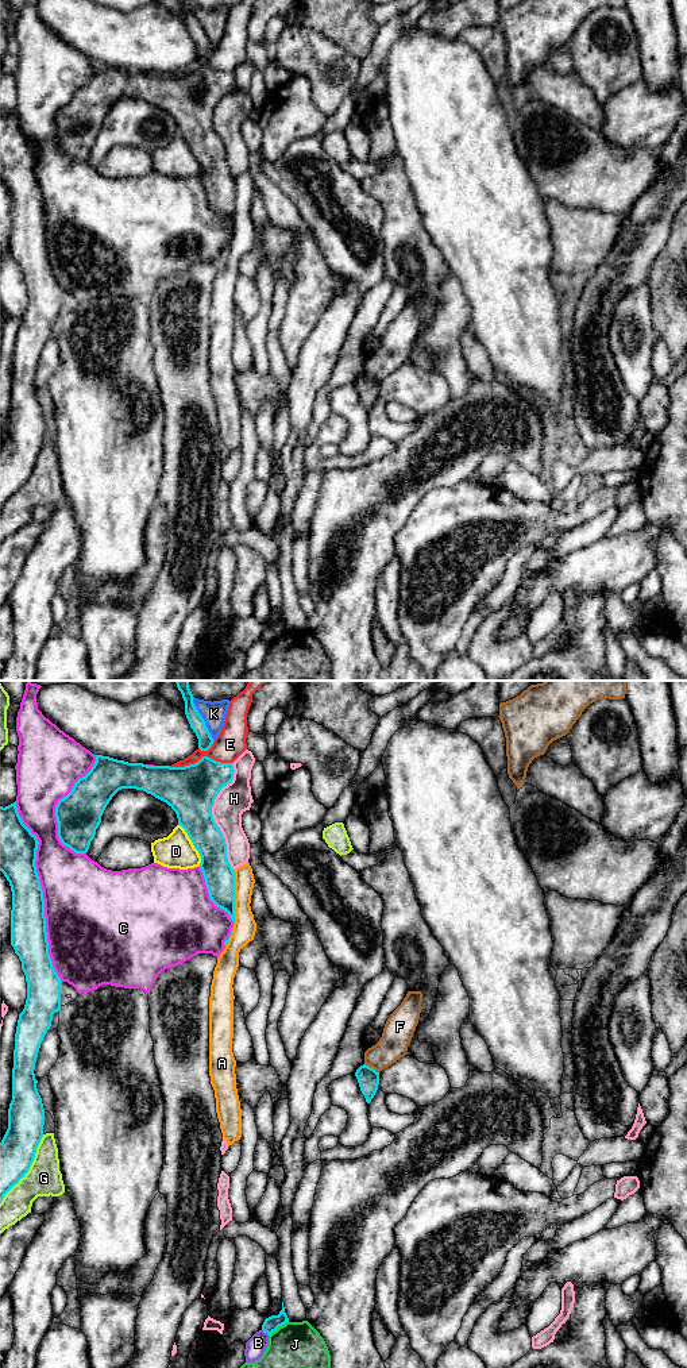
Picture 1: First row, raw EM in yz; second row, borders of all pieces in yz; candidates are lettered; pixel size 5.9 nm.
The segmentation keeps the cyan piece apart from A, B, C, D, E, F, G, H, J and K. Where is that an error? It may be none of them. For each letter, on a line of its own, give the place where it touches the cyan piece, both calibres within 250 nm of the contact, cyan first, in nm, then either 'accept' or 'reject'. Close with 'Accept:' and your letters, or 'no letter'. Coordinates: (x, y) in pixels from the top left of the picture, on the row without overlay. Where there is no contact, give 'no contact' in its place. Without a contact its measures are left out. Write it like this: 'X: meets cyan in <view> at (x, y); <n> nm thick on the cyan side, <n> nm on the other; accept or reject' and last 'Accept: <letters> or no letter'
A: meets cyan in yz at (234, 205); 180 nm thick on the cyan side, 140 nm on the other; reject
B: meets cyan in yz at (266, 640); 90 nm thick on the cyan side, 120 nm on the other; reject
C: meets cyan in yz at (42, 200); 220 nm thick on the cyan side, 460 nm on the other; reject
D: meets cyan in yz at (193, 153); 240 nm thick on the cyan side, 200 nm on the other; reject
E: meets cyan in yz at (201, 66); 300 nm thick on the cyan side, 180 nm on the other; reject
F: meets cyan in yz at (370, 376); 130 nm thick on the cyan side, 180 nm on the other; reject
G: meets cyan in yz at (29, 477); 220 nm thick on the cyan side, 200 nm on the other; reject
H: meets cyan in yz at (212, 124); 300 nm thick on the cyan side, 190 nm on the other; reject
J: meets cyan in yz at (278, 635); 90 nm thick on the cyan side, 300 nm on the other; reject
K: meets cyan in yz at (203, 27); 90 nm thick on the cyan side, 140 nm on the other; reject
Accept: no letter

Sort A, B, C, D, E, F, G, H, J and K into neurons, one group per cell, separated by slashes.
A / B / C E / D / F / G / H / J / K

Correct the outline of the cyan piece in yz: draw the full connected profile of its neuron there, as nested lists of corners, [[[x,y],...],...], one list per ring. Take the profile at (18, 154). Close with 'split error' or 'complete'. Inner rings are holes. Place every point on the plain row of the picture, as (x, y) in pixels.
[[[16,111],[5,116],[0,115],[0,180],[9,190],[12,200],[11,254],[22,270],[27,290],[27,308],[19,323],[15,342],[8,438],[0,451],[0,512],[28,481],[43,446],[45,417],[34,378],[40,352],[51,335],[53,323],[61,317],[62,289],[49,263],[43,199],[35,174],[38,153],[36,144],[23,132]]]; complete

